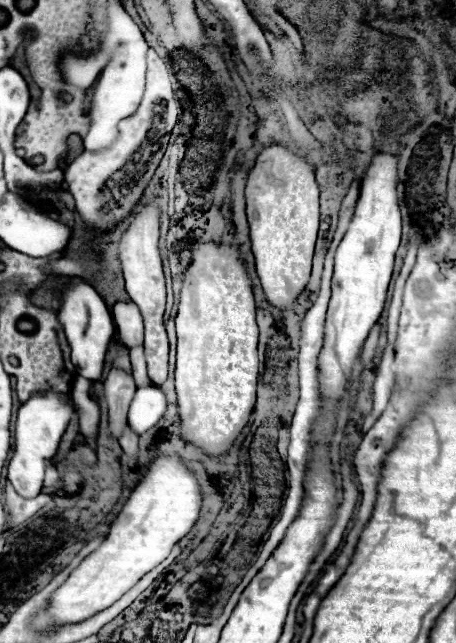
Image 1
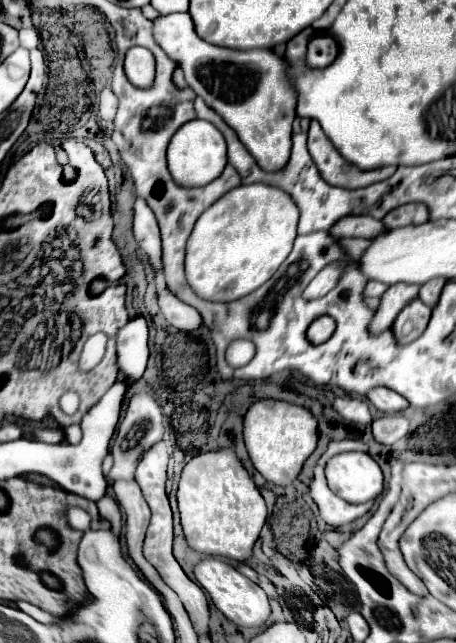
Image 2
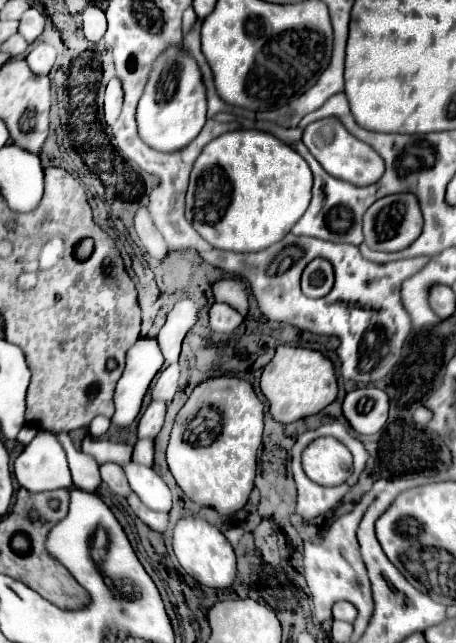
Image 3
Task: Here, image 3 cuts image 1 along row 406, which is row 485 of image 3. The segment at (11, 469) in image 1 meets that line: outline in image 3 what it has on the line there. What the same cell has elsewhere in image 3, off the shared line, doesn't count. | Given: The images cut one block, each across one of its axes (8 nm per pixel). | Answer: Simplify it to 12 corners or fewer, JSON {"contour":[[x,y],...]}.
{"contour":[[40,432],[14,462],[30,492],[74,488],[66,452]]}

